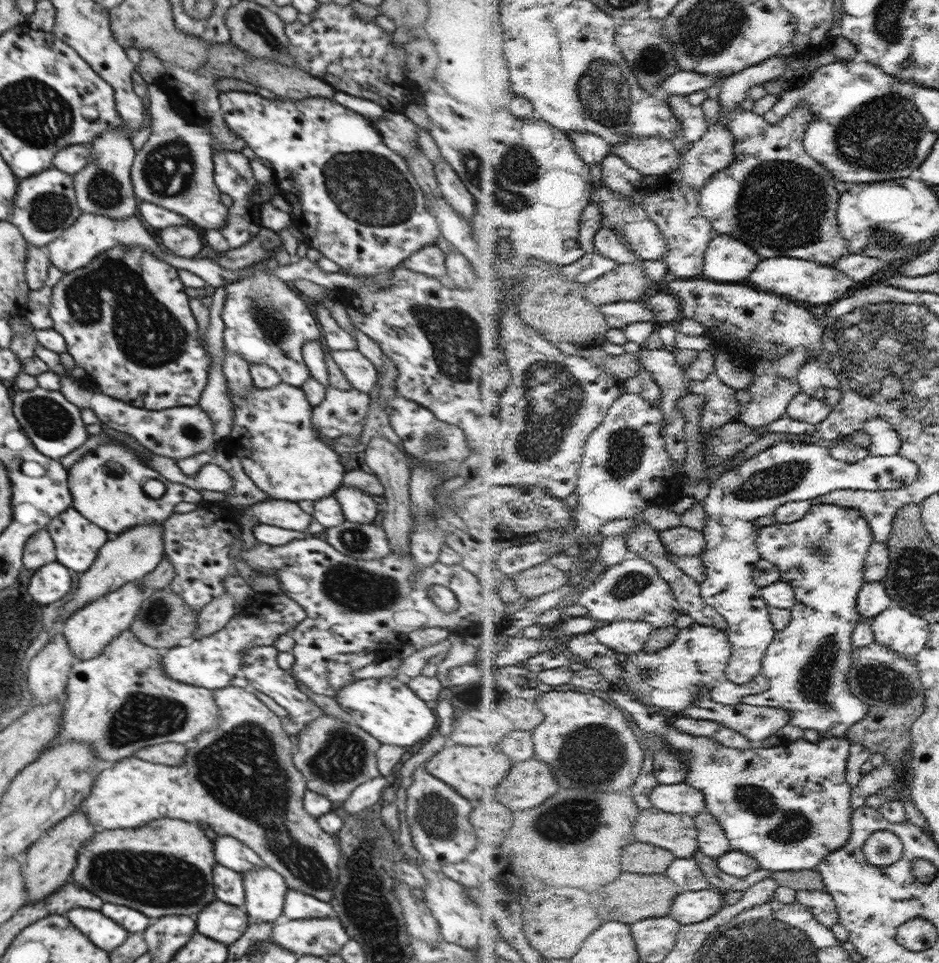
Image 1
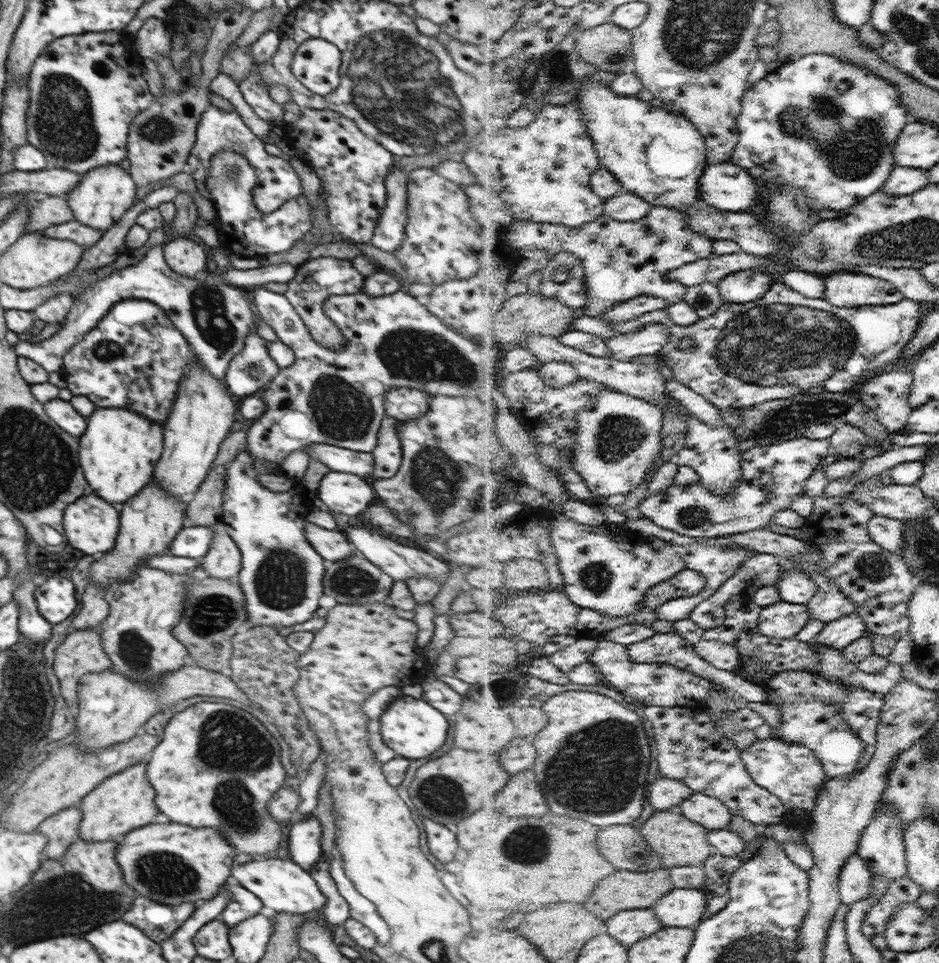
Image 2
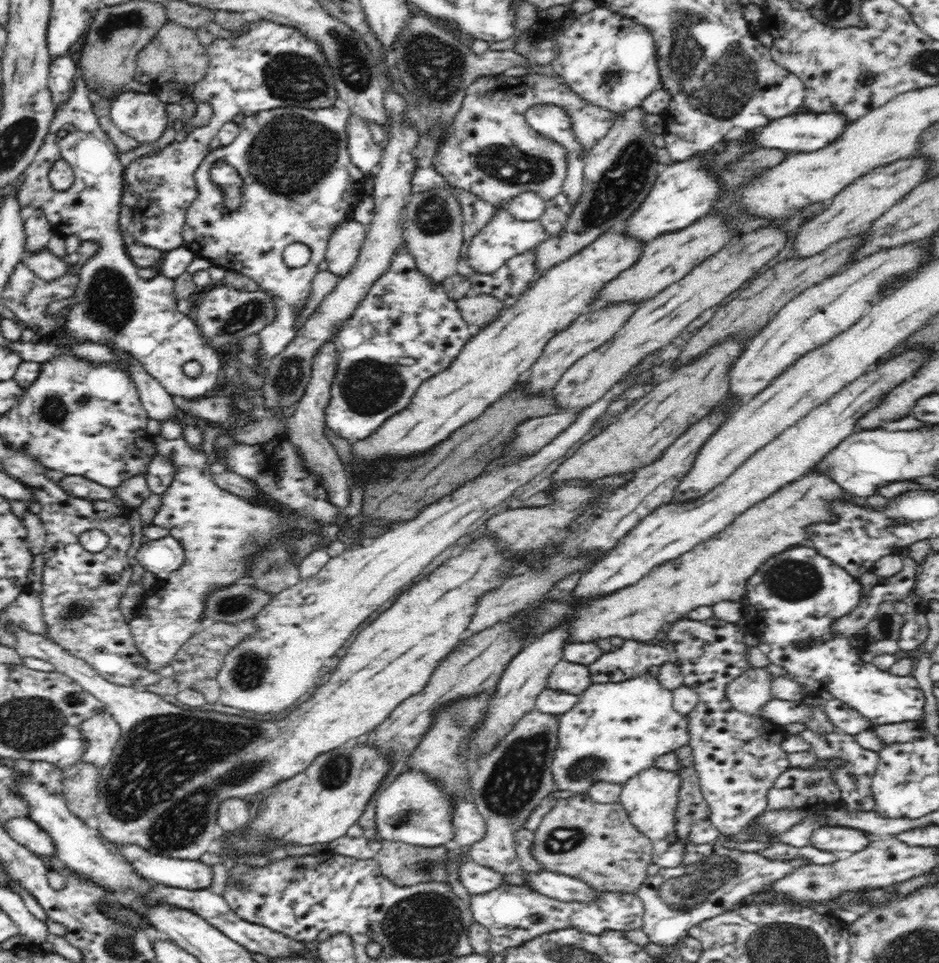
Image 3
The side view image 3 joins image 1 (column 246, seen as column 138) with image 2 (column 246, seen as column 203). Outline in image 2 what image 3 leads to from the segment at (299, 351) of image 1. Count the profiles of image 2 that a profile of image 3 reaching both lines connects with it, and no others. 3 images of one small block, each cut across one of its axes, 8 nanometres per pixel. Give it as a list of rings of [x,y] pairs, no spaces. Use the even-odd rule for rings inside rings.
[[[250,333],[240,353],[232,357],[226,371],[225,382],[230,393],[242,399],[242,397],[258,395],[264,388],[269,387],[280,370],[281,368],[268,353],[266,341]],[[252,365],[259,370],[257,377],[250,373]]]

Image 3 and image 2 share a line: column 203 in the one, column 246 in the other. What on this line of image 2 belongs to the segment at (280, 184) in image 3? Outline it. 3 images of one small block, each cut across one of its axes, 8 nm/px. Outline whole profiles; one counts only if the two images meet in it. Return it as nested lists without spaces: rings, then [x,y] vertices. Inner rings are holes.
[[[224,150],[224,152],[216,152],[216,154],[210,158],[210,172],[208,172],[208,178],[206,178],[206,187],[208,187],[210,195],[212,195],[213,206],[217,214],[213,225],[219,231],[218,236],[221,246],[228,249],[231,254],[246,258],[258,258],[272,254],[273,252],[290,250],[296,242],[302,240],[313,228],[313,213],[306,196],[302,194],[290,198],[290,200],[286,200],[286,202],[275,211],[262,213],[262,211],[259,211],[258,207],[256,207],[254,194],[252,194],[252,189],[254,189],[256,183],[258,183],[256,168],[249,164],[243,154],[239,154],[238,152],[234,154],[234,152],[226,152],[226,150]],[[232,172],[236,172],[236,177],[230,175]]]

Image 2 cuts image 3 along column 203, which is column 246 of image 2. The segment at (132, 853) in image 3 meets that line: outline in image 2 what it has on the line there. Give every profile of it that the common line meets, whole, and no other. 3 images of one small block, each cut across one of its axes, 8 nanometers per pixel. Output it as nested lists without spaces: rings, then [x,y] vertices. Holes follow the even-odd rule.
[[[279,857],[254,859],[248,863],[240,864],[238,868],[232,868],[231,876],[233,882],[252,891],[258,898],[260,898],[263,906],[272,908],[276,913],[289,913],[304,916],[305,913],[319,911],[327,902],[326,896],[322,894],[316,881],[310,876],[309,871],[304,870],[292,859],[280,859]]]

